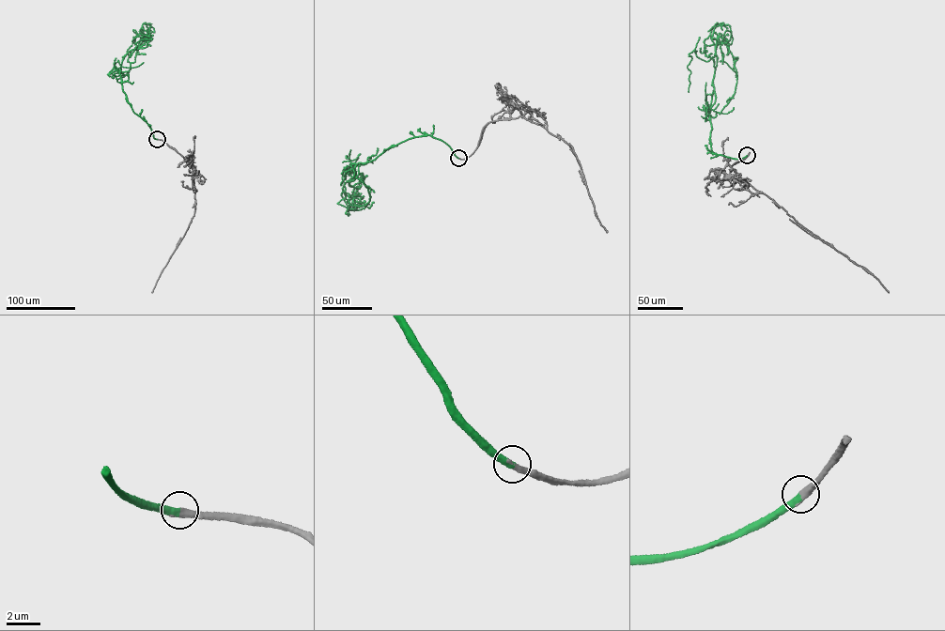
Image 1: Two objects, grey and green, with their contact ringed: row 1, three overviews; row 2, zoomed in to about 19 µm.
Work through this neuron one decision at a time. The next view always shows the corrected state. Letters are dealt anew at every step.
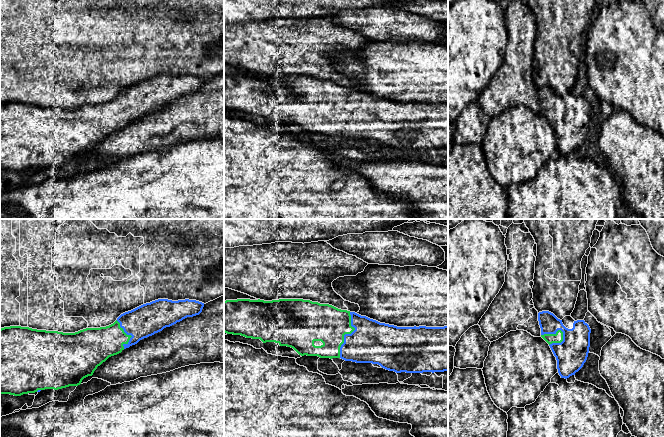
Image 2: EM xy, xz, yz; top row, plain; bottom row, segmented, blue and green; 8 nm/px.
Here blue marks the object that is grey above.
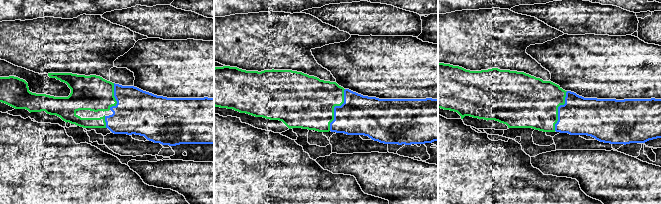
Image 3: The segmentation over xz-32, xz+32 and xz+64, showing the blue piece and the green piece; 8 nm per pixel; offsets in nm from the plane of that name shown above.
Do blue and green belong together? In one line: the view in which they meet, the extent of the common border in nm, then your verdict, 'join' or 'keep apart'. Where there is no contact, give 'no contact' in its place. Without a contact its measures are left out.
xz | 380 nm | join

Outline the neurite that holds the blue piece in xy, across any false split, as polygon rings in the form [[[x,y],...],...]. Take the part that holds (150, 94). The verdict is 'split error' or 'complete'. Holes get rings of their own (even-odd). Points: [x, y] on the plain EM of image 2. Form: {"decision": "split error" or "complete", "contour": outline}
{"decision": "split error", "contour": [[[158,75],[143,80],[131,87],[121,90],[117,96],[106,103],[86,104],[75,109],[37,106],[29,103],[10,102],[0,105],[0,170],[21,172],[23,170],[40,168],[45,165],[62,165],[78,162],[82,156],[92,152],[94,147],[109,133],[121,129],[124,125],[170,103],[187,93],[199,91],[204,79],[196,76]]]}

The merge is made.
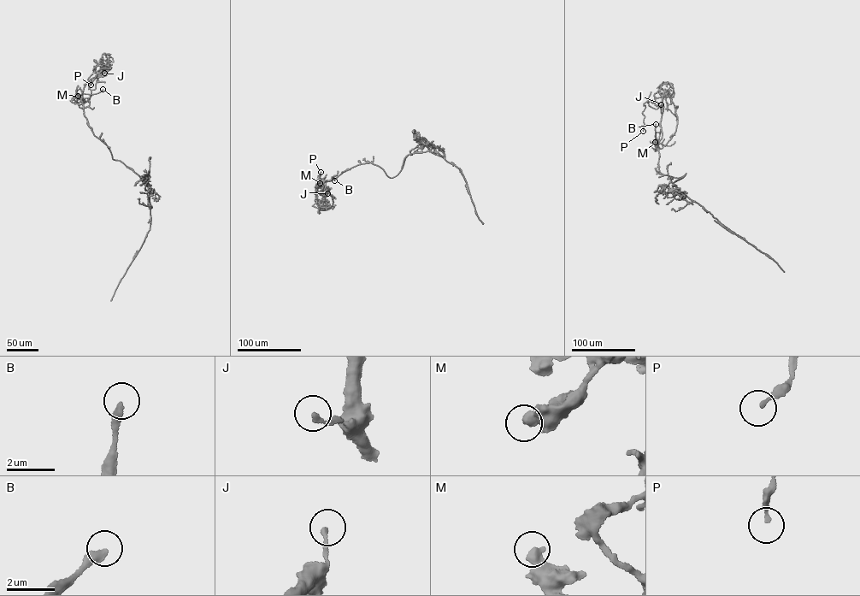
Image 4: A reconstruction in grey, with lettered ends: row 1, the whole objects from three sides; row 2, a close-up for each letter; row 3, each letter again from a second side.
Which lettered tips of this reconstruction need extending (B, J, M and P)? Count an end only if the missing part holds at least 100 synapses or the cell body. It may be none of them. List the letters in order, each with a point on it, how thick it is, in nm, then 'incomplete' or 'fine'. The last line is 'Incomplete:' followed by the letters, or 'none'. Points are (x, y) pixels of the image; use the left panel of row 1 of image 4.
B: place (103, 89); calibre 320 nm; fine
J: place (104, 73); calibre 190 nm; fine
M: place (78, 96); calibre 480 nm; fine
P: place (91, 85); calibre 180 nm; fine
Incomplete: none

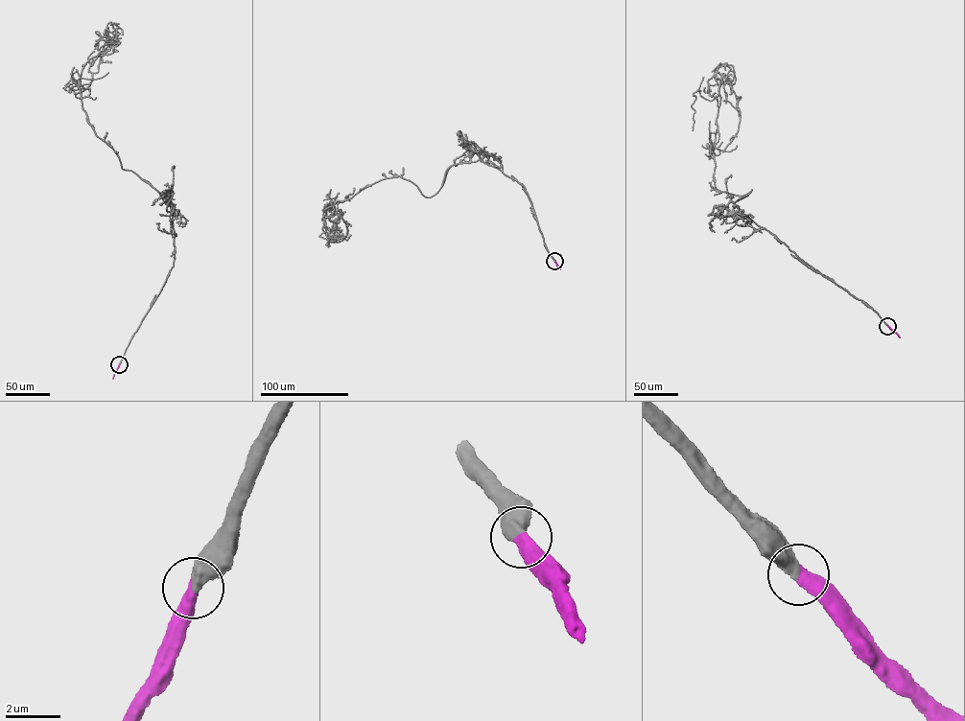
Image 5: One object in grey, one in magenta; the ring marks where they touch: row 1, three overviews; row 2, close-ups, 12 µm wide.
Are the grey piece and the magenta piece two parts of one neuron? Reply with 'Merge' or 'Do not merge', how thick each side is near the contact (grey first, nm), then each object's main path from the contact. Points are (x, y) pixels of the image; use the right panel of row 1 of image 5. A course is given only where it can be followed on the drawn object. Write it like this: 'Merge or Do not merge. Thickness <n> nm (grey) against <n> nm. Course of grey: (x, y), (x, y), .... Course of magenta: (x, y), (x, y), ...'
Merge. Thickness 550 nm (grey) against 500 nm. Course of grey: (887, 326), (742, 214), (752, 190), (715, 188), (708, 81), (731, 64), (717, 96), (693, 93), (693, 130). Course of magenta: (887, 326), (900, 337)

